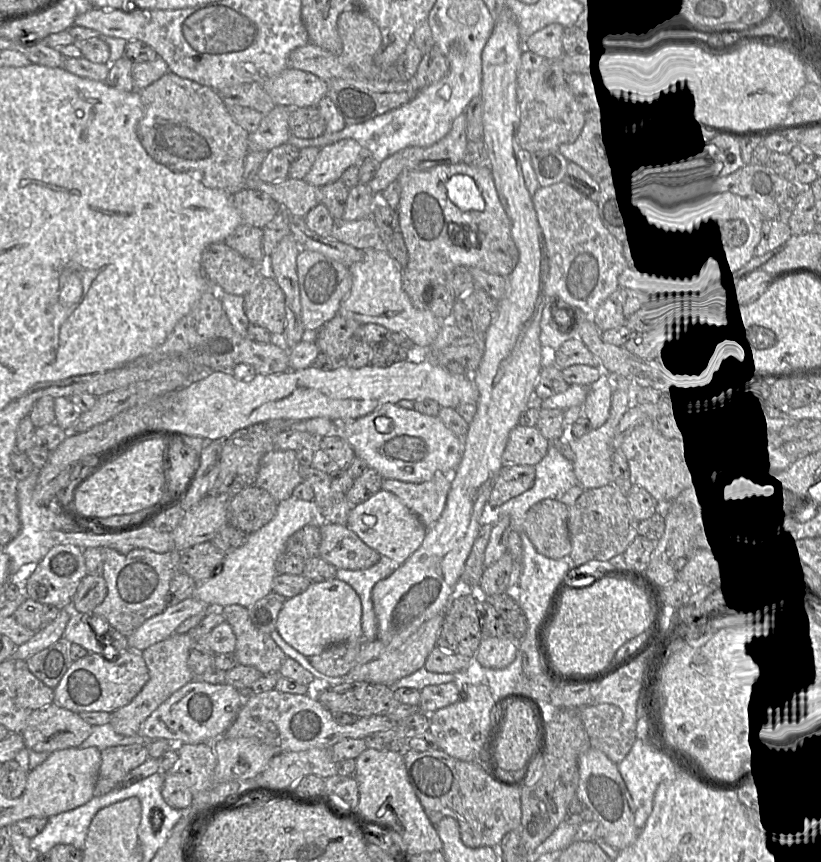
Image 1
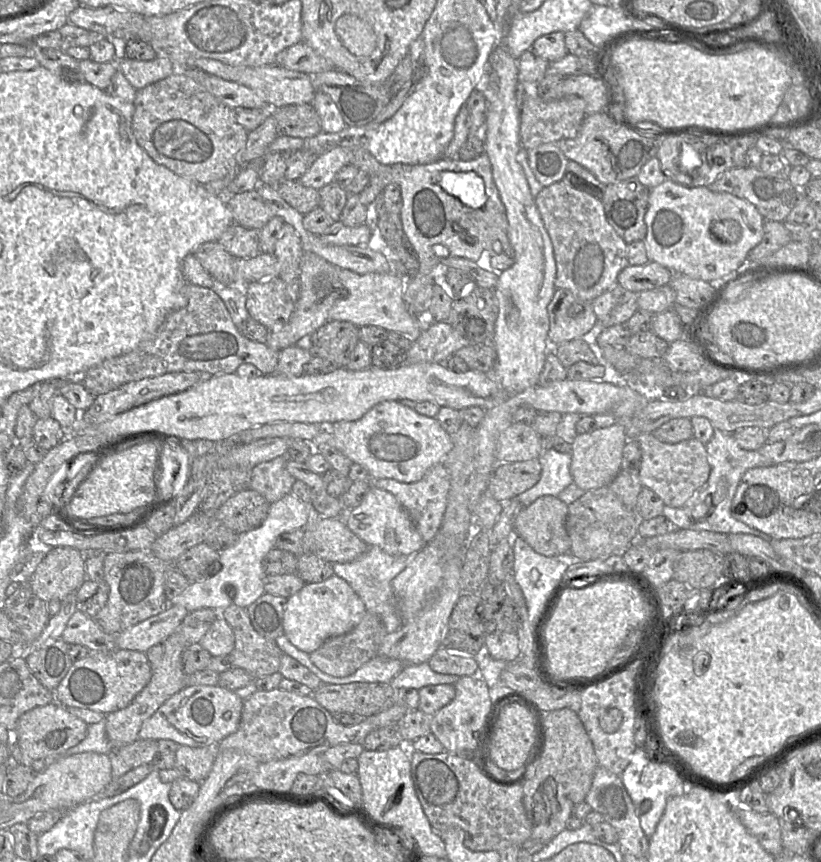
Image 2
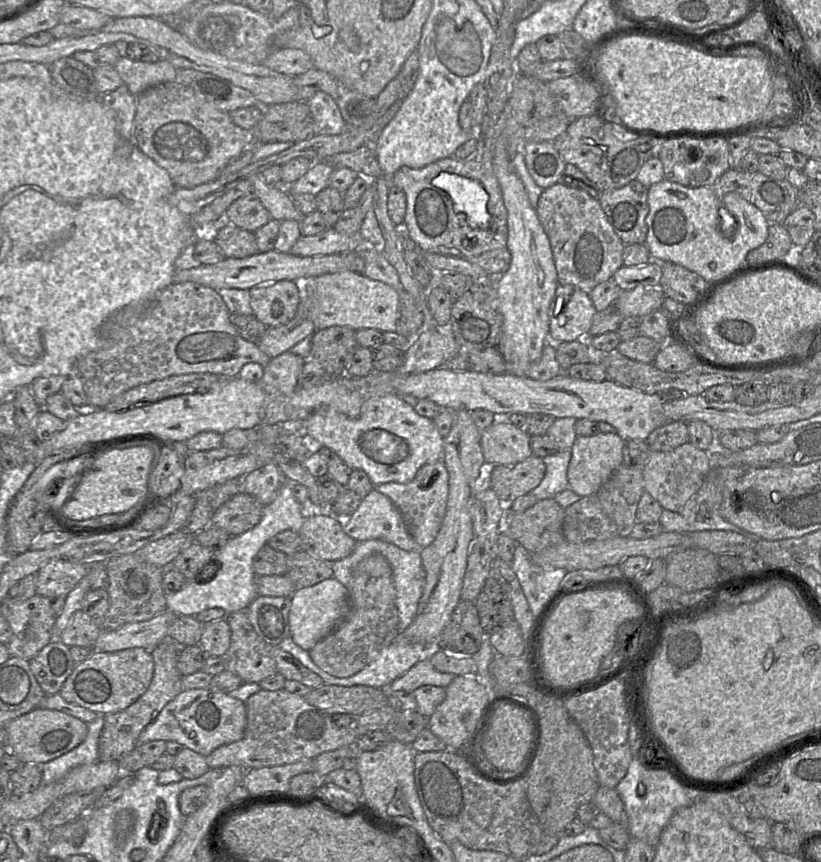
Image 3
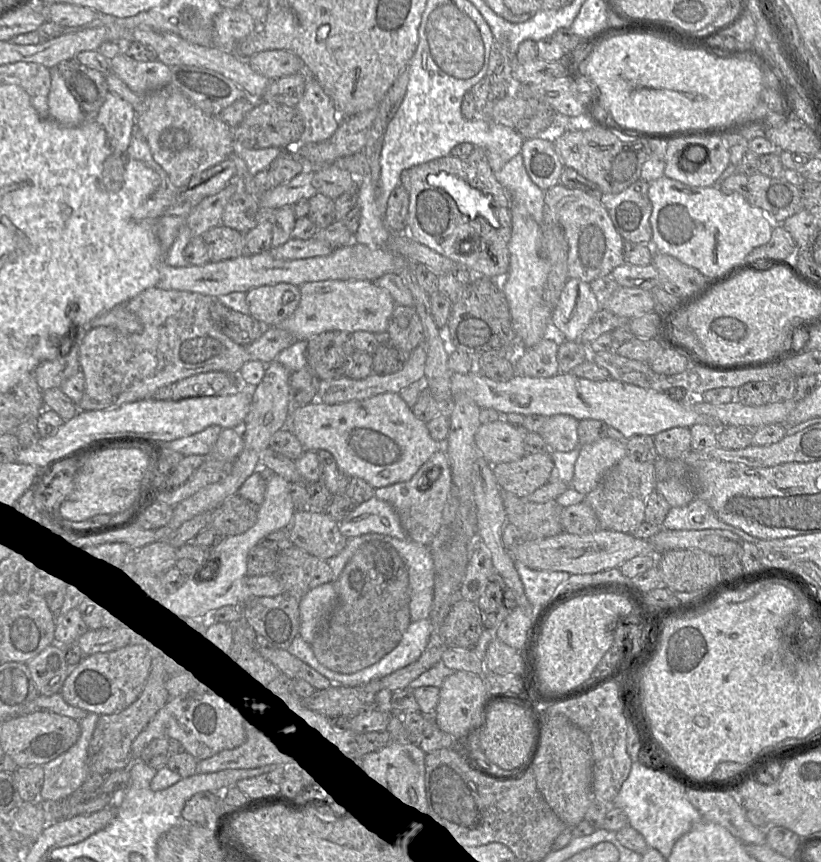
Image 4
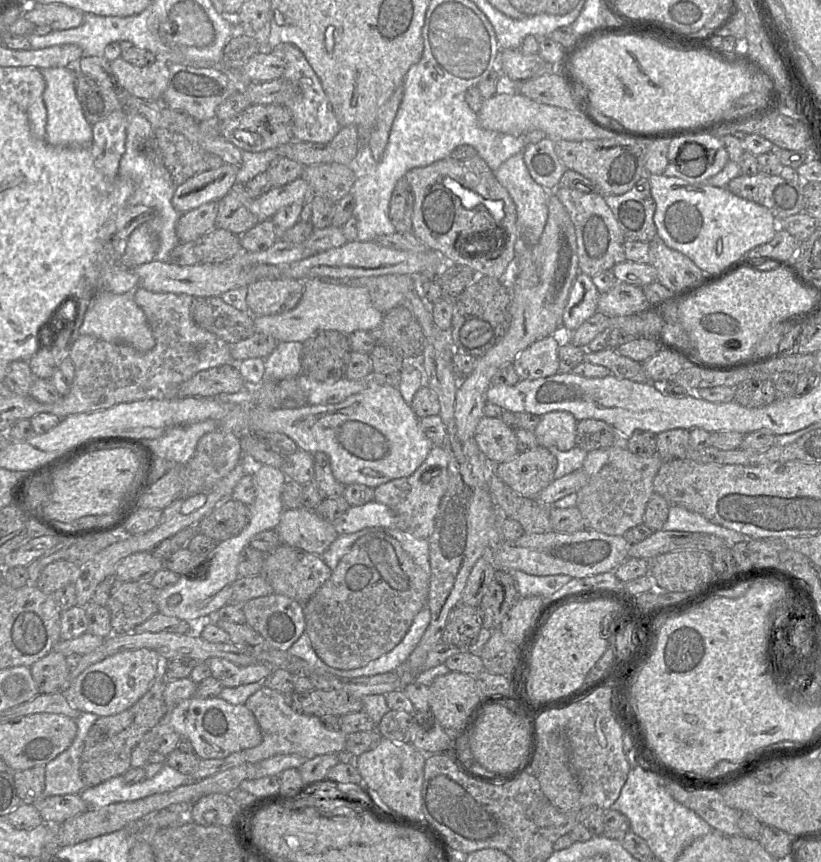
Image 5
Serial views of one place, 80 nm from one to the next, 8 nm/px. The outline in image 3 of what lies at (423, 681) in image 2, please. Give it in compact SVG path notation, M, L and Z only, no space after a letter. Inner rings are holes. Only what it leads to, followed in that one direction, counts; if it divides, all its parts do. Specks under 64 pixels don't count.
M425 658L394 680L389 691L413 692L426 685L446 688L455 677L455 674L437 671L429 658Z

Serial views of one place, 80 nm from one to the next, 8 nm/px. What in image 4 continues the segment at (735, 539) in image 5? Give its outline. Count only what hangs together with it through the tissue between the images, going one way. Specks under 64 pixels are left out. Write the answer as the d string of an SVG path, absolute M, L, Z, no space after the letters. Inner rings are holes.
M693 499L683 507L670 508L660 528L665 530L720 529L738 535L745 542L757 543L757 538L721 521L711 507L701 499Z

